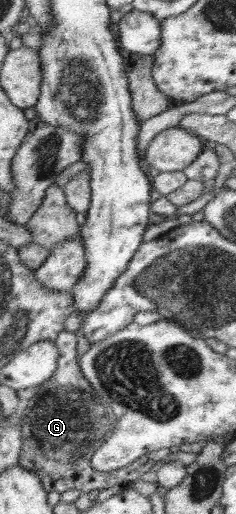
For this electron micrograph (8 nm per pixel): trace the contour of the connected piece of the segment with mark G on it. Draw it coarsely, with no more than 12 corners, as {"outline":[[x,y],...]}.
{"outline":[[60,332],[54,375],[22,410],[19,465],[44,491],[84,493],[140,479],[148,454],[118,473],[94,452],[115,417]]}

